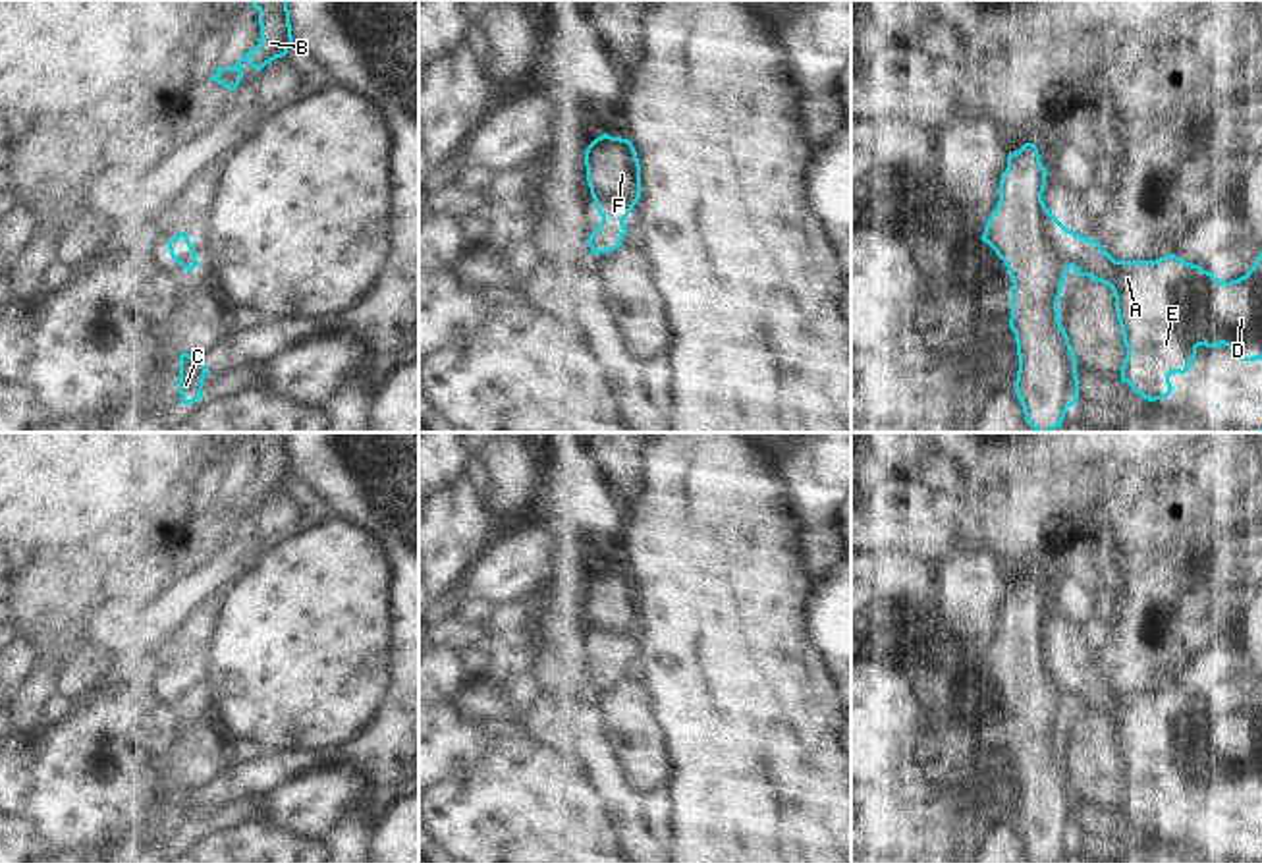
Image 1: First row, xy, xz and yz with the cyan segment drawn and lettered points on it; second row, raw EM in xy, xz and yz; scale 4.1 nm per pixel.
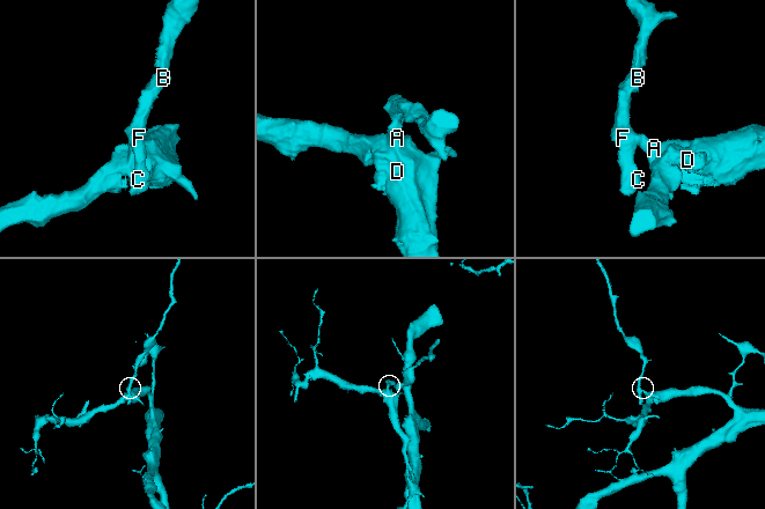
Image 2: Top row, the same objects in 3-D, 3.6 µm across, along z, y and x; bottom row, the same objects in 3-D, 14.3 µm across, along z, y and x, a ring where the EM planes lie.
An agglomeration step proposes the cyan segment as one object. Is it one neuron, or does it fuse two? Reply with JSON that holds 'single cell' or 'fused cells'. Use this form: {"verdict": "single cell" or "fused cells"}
{"verdict": "fused cells"}

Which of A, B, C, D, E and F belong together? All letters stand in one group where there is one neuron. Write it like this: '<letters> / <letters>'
A D E / B C F

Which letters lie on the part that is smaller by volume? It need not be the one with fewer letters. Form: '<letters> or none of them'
B, C, F

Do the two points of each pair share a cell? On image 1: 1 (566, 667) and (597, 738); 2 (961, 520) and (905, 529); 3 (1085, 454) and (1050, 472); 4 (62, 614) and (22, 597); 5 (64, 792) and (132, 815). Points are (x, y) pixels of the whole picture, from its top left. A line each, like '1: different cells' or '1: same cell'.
1: same cell
2: same cell
3: same cell
4: same cell
5: same cell

